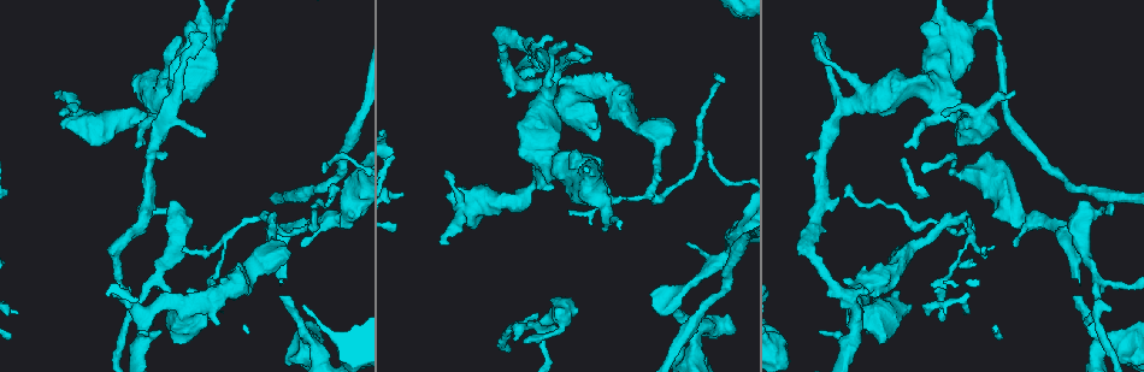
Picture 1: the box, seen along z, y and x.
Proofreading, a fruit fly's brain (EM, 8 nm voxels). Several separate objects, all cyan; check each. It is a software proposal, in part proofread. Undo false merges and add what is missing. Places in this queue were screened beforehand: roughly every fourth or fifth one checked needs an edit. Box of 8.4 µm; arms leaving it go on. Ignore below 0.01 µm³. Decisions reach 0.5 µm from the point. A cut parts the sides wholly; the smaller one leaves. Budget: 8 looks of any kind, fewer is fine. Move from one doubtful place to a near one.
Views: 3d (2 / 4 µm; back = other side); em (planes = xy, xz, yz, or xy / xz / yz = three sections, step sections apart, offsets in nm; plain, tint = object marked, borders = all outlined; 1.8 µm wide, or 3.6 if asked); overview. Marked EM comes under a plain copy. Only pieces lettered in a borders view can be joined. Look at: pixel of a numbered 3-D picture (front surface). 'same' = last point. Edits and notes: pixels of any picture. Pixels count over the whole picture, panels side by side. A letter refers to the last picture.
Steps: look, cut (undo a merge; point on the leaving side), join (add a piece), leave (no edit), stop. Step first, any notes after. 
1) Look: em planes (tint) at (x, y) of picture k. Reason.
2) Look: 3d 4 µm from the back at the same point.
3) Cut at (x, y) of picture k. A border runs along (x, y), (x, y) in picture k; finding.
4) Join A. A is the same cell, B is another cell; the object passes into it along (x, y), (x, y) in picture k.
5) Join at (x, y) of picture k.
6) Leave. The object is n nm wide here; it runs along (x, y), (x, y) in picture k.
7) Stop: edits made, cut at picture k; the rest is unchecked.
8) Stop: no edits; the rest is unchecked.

Look: 3d 4 µm at (1077, 297) of picture 1. An open end.

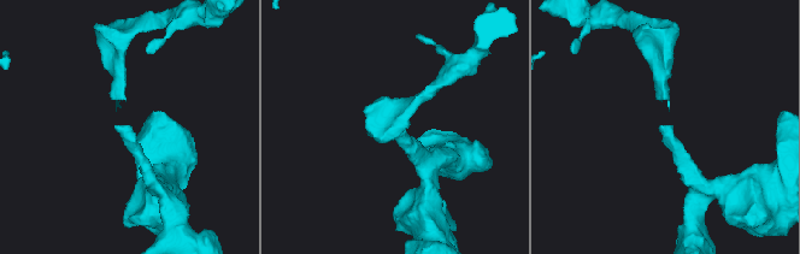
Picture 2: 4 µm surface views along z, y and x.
Look: em xy step 4 (borders) at (118, 126) of picture 2. Shape alone is not enough.

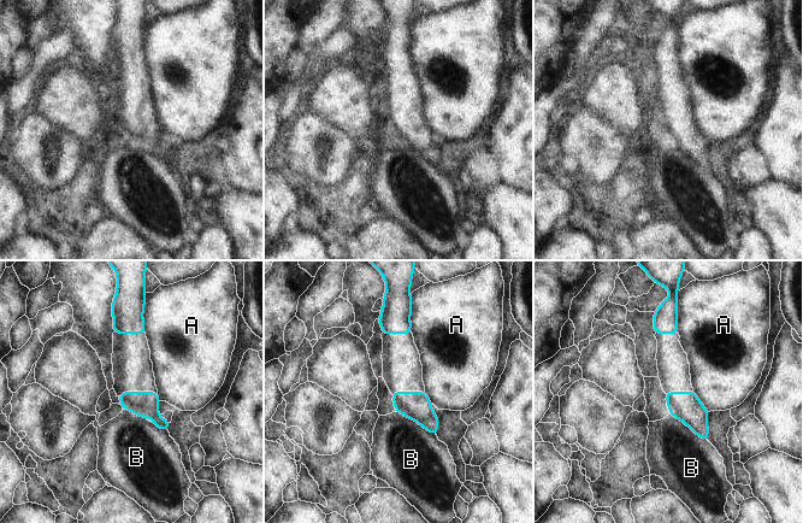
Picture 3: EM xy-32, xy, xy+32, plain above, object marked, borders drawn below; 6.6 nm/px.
Look: em yz step 16 (borders) at the same point.

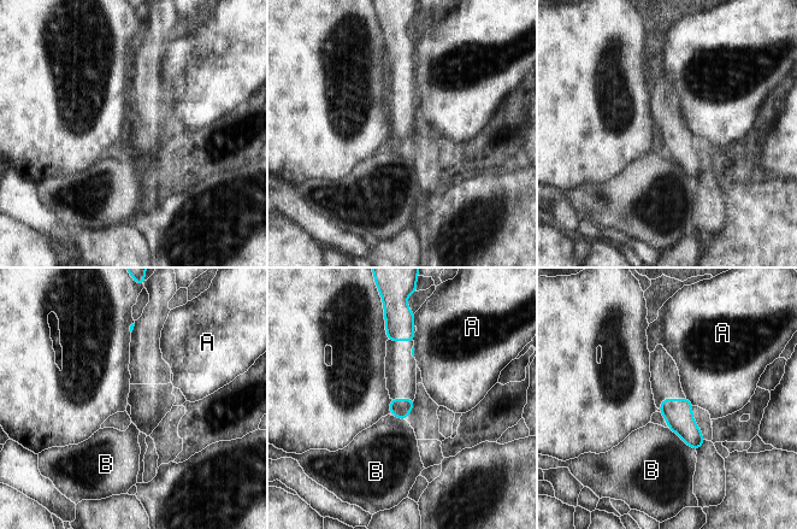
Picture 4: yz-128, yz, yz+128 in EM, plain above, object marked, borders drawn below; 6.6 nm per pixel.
Leave. A and B are other cells; a border runs along (413, 333), (414, 341) in picture 4; none of them fits.

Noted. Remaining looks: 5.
Look: em xy step 4 (tint) at (545, 325) of picture 1. Two arms in line, one across.

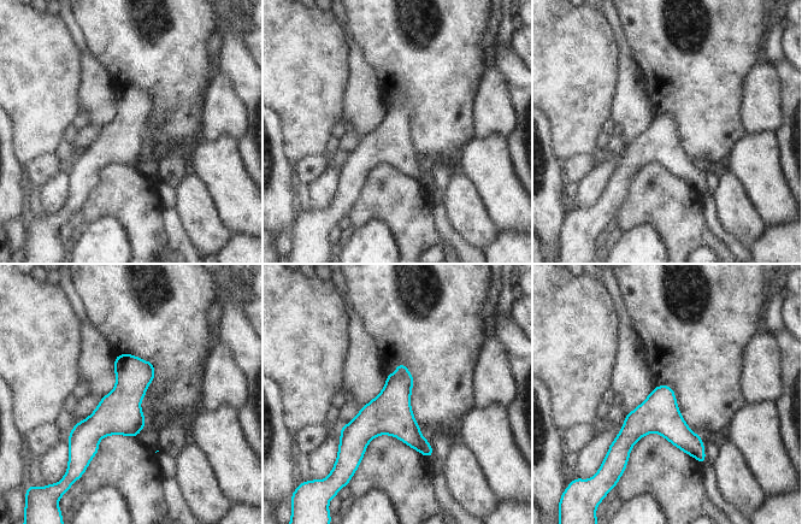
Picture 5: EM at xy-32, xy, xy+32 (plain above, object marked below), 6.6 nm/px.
Look: em planes (tint) at the same point.

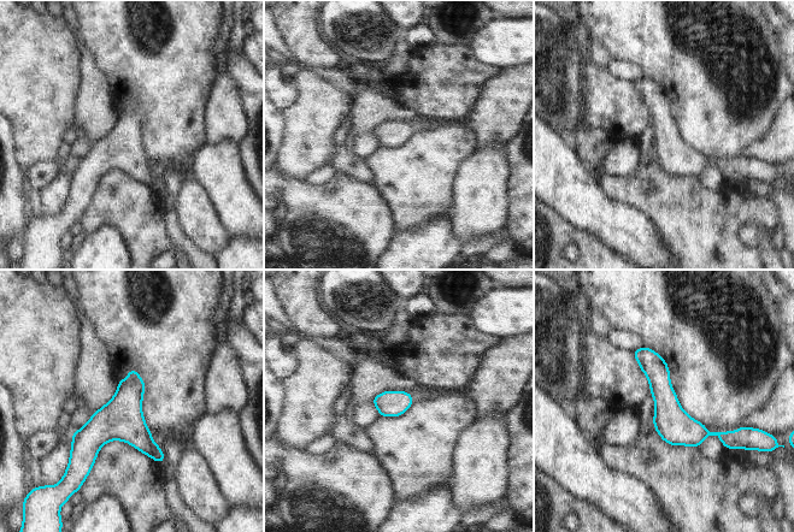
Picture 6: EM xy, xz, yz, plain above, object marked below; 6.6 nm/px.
Look: em planes (borders) at the same point. What lies round it.

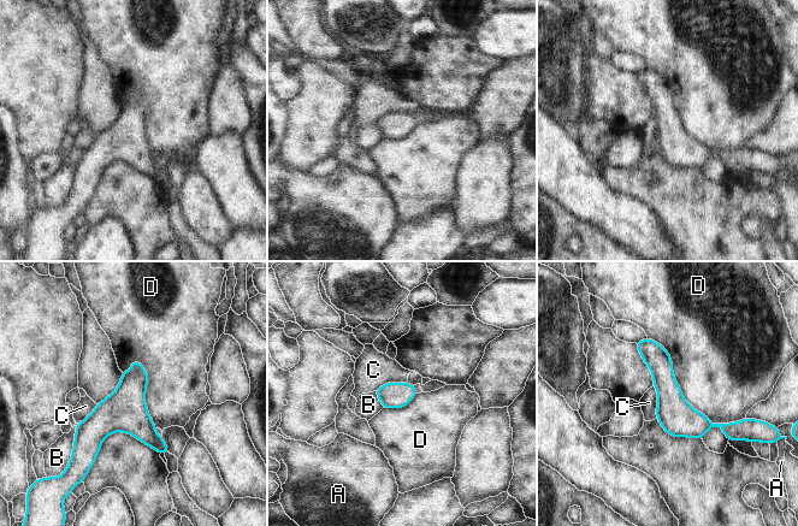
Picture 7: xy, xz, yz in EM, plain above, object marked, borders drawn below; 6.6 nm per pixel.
Leave. A, B, C and D are other cells; a border runs along (648, 337), (693, 408), (745, 418) in picture 7; one neuron here.

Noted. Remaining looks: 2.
Stop: no edits; the rest is unchecked.

